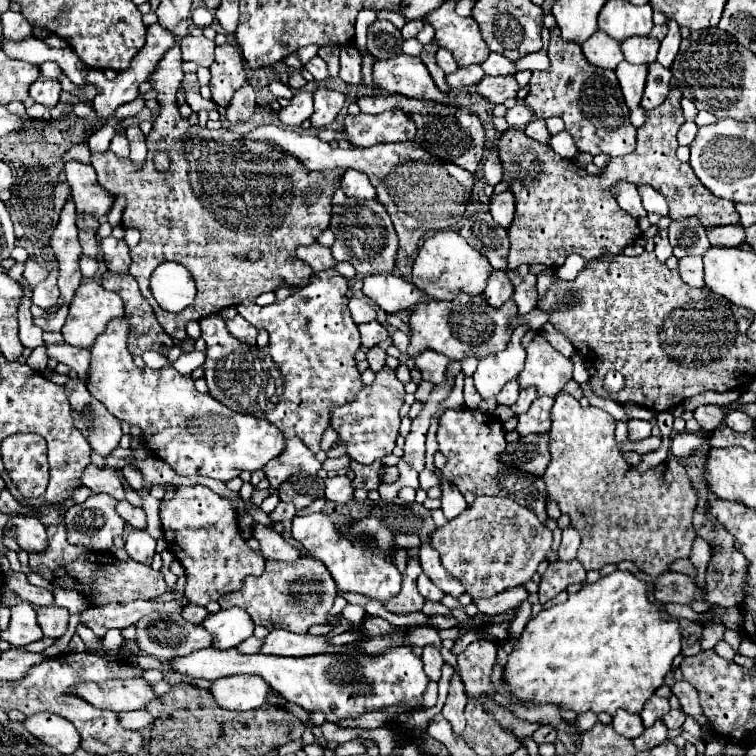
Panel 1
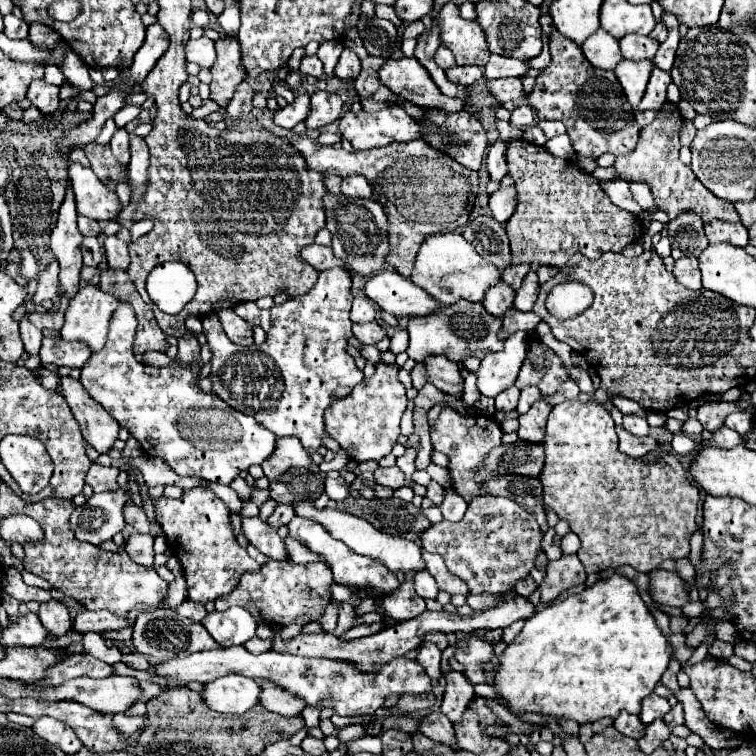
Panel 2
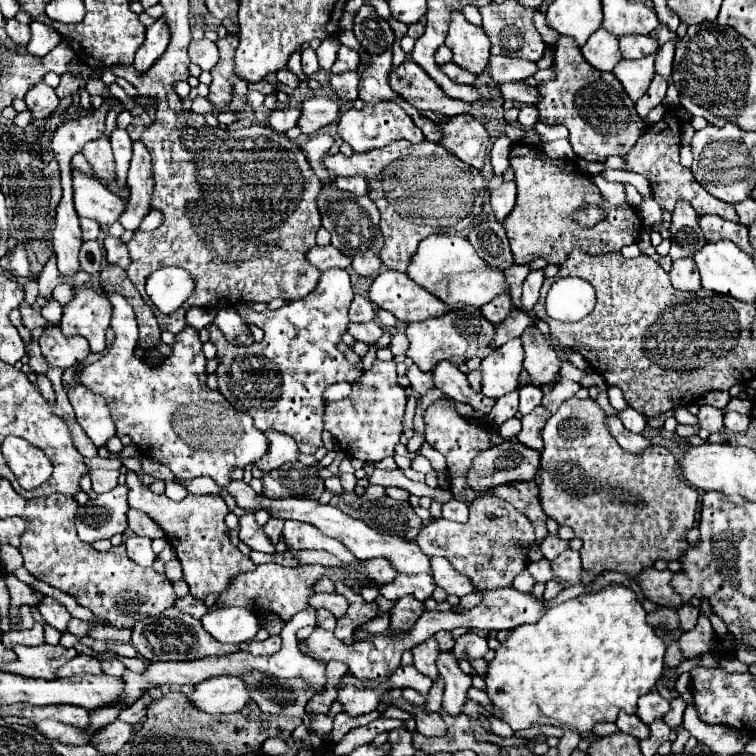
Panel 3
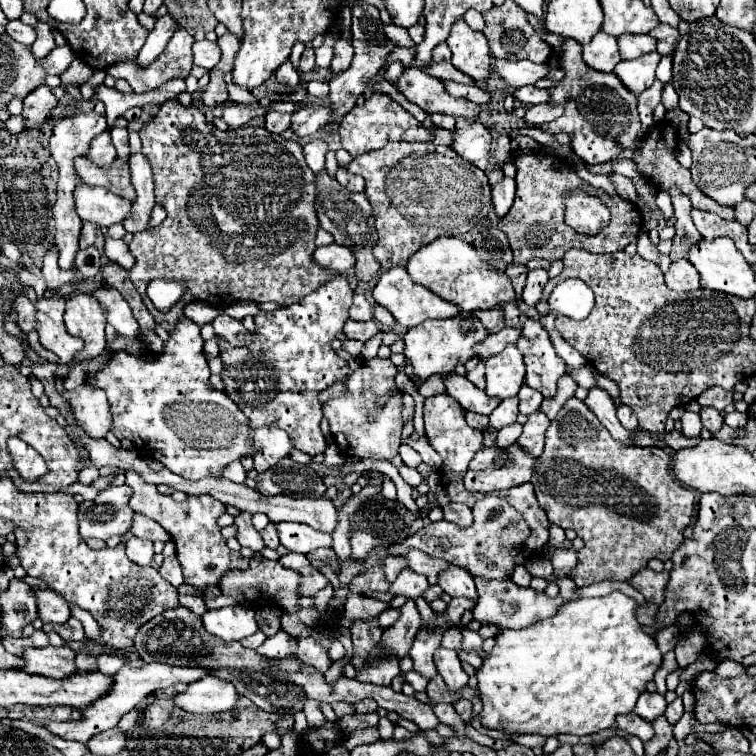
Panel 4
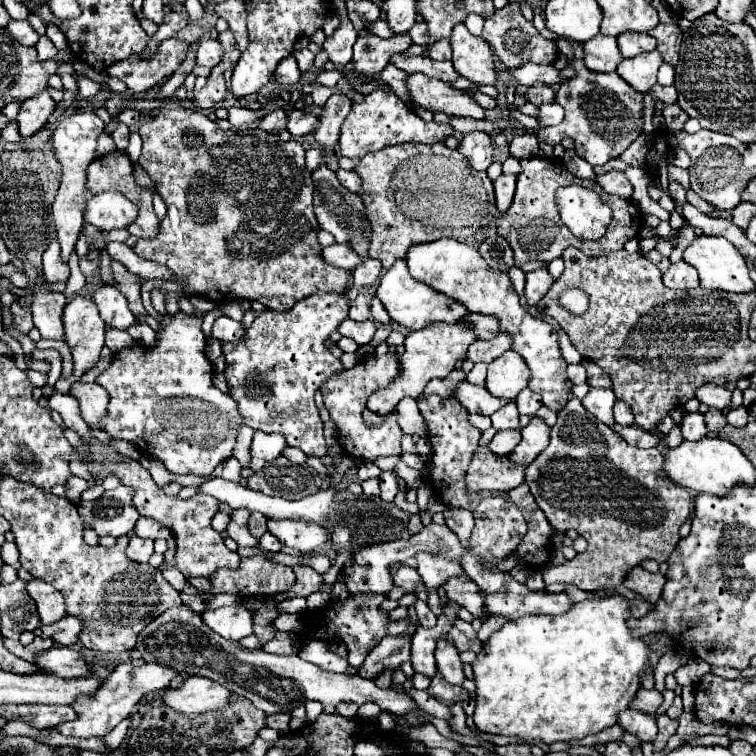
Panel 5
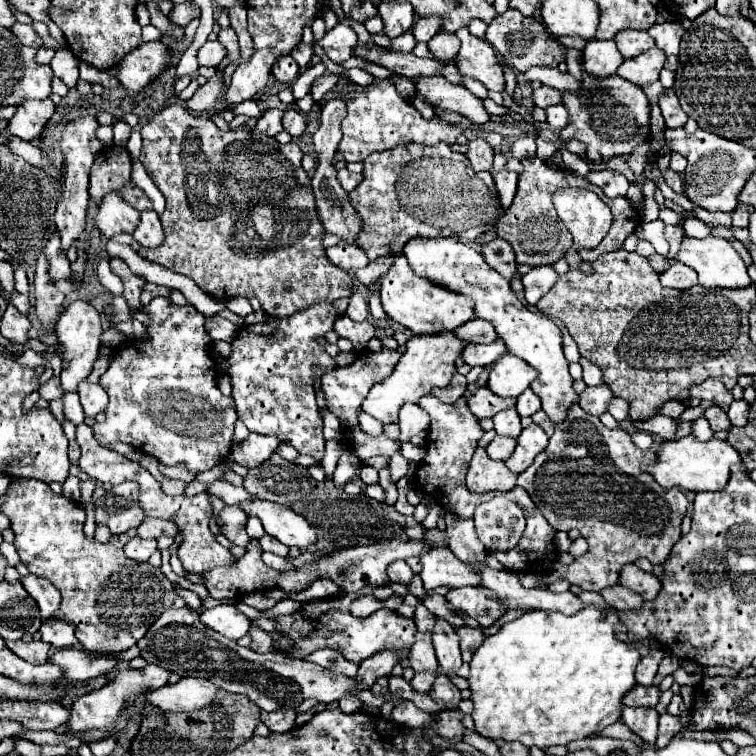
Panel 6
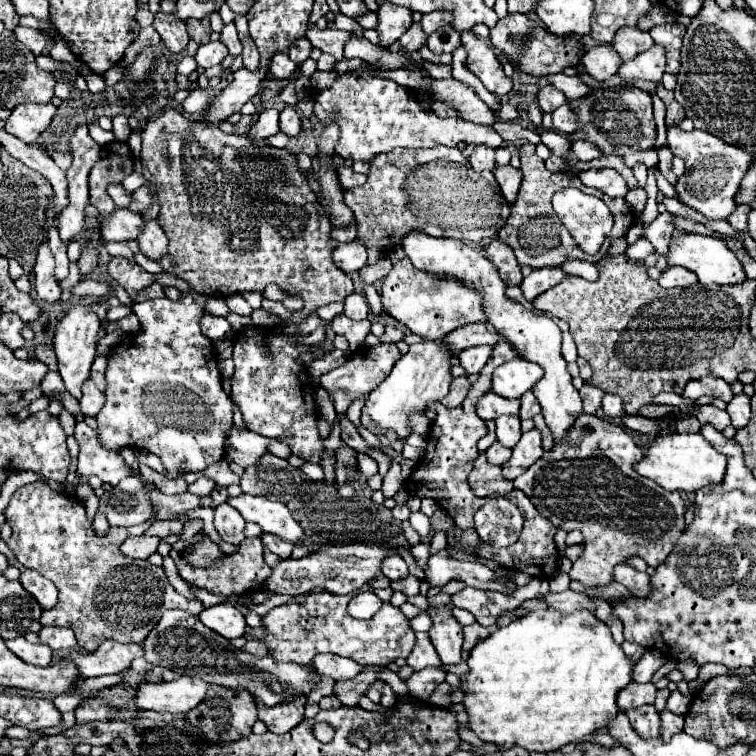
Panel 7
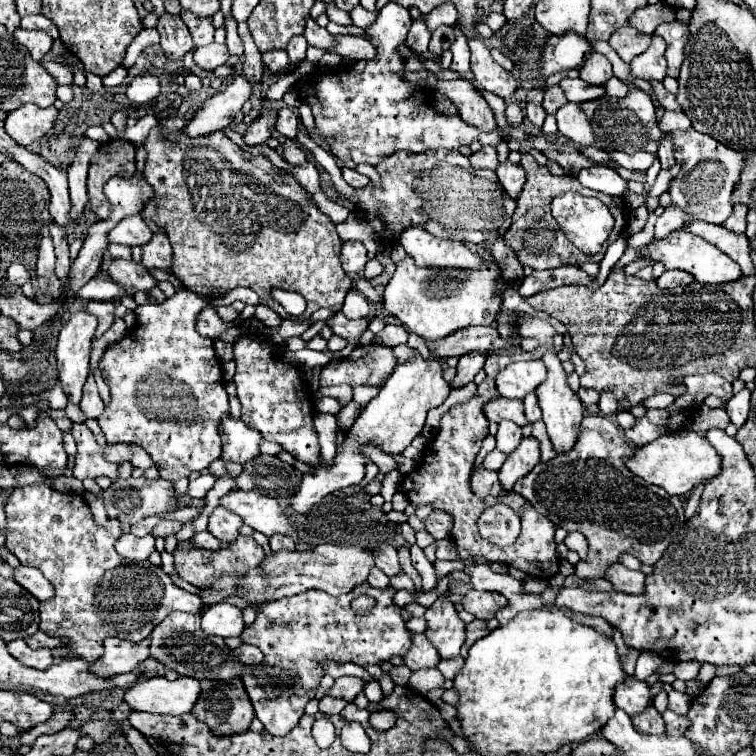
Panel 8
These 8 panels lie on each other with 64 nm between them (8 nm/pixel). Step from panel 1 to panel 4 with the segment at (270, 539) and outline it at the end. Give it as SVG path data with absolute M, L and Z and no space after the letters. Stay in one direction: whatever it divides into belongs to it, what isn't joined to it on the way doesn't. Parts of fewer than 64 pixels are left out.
M240 512L240 516L236 518L234 522L238 526L238 532L236 532L236 538L240 542L240 546L246 546L246 548L252 548L254 552L260 552L266 548L260 532L252 526L252 514L248 512Z

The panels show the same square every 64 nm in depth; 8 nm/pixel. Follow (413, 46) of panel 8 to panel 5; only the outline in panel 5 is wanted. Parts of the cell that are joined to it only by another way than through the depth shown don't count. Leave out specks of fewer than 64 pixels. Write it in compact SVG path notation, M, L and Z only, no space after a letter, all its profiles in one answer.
M360 34L354 44L354 68L350 70L352 78L348 78L350 88L358 90L362 84L360 74L376 76L384 70L384 66L390 62L390 58L398 52L404 52L412 44L408 34L398 34L394 38L378 38L374 34Z

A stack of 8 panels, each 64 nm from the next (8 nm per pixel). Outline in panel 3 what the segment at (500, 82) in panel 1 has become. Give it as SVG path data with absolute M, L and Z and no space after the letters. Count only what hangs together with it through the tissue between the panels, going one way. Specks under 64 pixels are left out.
M512 82L512 84L496 84L502 92L504 100L514 100L520 104L536 104L540 100L536 88L524 84L524 82Z

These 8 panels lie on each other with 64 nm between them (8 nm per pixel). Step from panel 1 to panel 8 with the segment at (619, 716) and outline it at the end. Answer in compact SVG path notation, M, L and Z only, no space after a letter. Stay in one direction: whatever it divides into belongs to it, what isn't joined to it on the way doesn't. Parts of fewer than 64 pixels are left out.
M648 706L640 716L632 716L632 724L640 734L664 734L664 720L654 706Z

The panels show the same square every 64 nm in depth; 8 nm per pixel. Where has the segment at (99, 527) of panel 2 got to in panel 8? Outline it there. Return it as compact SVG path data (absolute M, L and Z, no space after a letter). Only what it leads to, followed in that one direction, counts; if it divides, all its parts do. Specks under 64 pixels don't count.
M122 478L116 480L104 494L104 506L110 520L120 520L124 524L138 524L140 520L166 514L174 502L174 484L168 480L146 480L140 478Z

